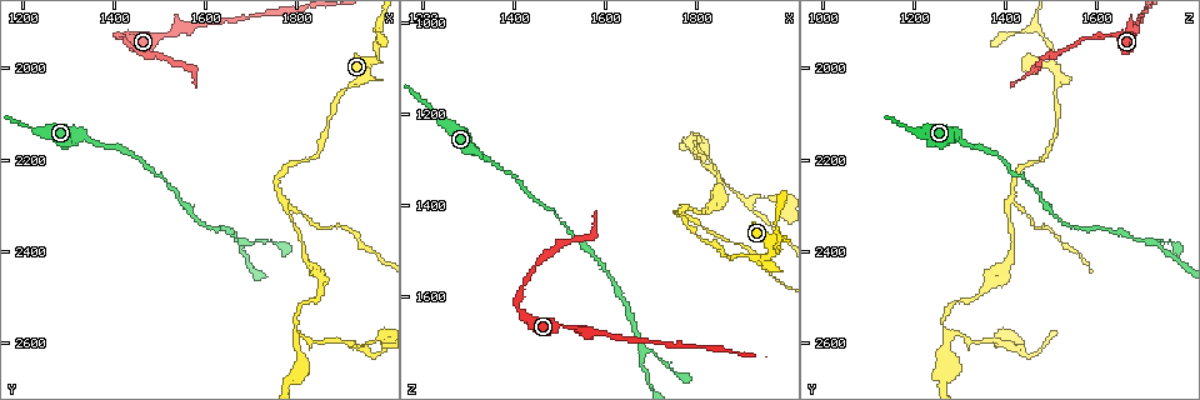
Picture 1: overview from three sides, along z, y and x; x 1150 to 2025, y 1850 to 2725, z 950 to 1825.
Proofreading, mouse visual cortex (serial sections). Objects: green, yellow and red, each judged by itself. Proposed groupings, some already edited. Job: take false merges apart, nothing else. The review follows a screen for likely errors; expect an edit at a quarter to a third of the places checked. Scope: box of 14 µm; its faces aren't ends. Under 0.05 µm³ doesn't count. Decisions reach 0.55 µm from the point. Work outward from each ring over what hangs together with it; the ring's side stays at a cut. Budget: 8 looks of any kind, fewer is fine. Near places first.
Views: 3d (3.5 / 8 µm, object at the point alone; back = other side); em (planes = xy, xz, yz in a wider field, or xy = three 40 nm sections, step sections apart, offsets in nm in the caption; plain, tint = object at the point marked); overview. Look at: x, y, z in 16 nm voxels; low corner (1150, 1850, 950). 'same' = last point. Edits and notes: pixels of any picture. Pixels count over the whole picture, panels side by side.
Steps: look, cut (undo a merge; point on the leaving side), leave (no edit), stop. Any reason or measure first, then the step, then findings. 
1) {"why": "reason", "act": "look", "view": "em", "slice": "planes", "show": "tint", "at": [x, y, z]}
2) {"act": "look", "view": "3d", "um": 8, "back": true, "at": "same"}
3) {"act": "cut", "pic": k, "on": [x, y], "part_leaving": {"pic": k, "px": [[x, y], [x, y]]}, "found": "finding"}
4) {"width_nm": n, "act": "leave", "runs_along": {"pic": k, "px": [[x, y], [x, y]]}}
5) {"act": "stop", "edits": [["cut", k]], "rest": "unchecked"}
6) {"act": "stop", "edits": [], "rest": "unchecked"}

{"why": "two arms in line, one across", "act": "look", "view": "3d", "um": 8, "at": [1975, 1965, 1500]}

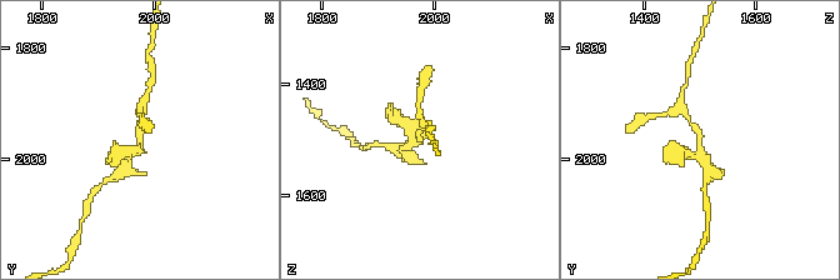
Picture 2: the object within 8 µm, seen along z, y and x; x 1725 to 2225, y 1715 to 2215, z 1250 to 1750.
{"why": "now the EM", "act": "look", "view": "em", "slice": "xy", "step": 2, "show": "tint", "at": [1980, 1975, 1500]}

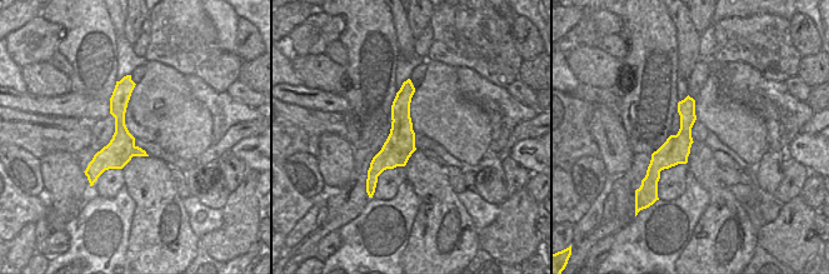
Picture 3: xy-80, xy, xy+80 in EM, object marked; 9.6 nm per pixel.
{"act": "leave", "runs_along": {"pic": 3, "px": [[128, 81], [120, 144], [95, 174]]}, "found": "one cell here"}

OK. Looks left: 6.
{"why": "branch point", "act": "look", "view": "3d", "um": 3.5, "at": [1680, 2380, 1710]}

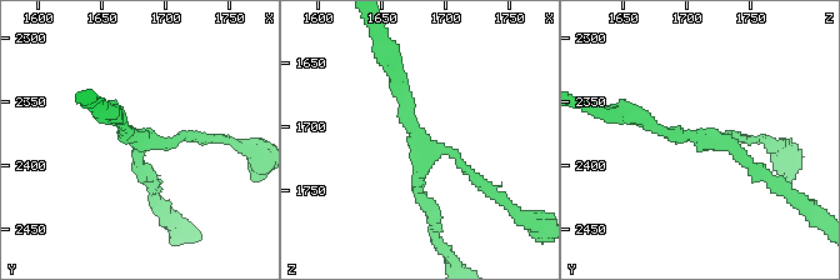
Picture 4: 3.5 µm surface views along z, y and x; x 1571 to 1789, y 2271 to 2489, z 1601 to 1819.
{"arms": 3, "arm_widths_nm": [100, 150, 200], "act": "look", "view": "em", "slice": "xy", "step": 2, "show": "tint", "at": [1678, 2380, 1710]}

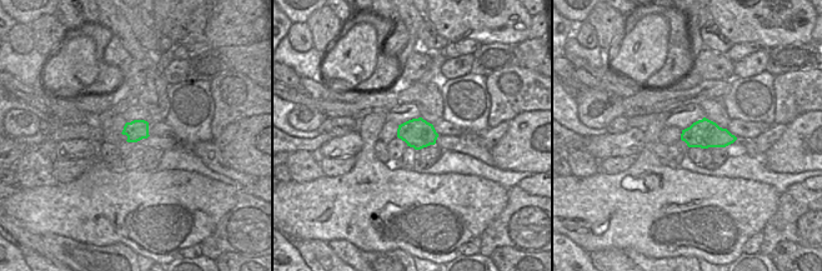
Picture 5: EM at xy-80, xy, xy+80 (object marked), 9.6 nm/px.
{"act": "leave", "runs_along": {"pic": 4, "px": [[630, 116], [726, 143], [769, 178]]}, "found": "continuous, no second cell"}

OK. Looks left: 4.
{"why": "three arms meet", "act": "look", "view": "3d", "um": 8, "at": [1770, 2285, 1405]}

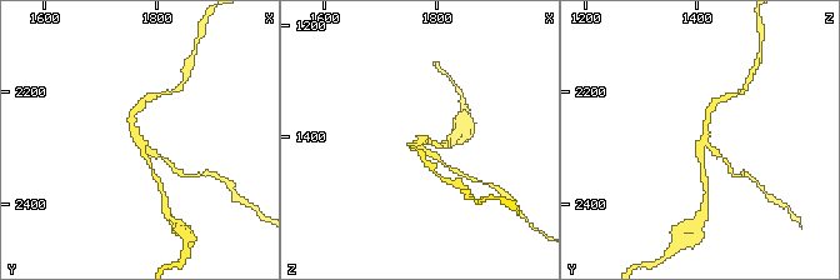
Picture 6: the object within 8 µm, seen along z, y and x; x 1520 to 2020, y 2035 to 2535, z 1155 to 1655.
{"arms": 3, "arm_widths_nm": [150, 150, 200], "act": "look", "view": "em", "slice": "planes", "show": "tint", "at": [1765, 2285, 1410]}

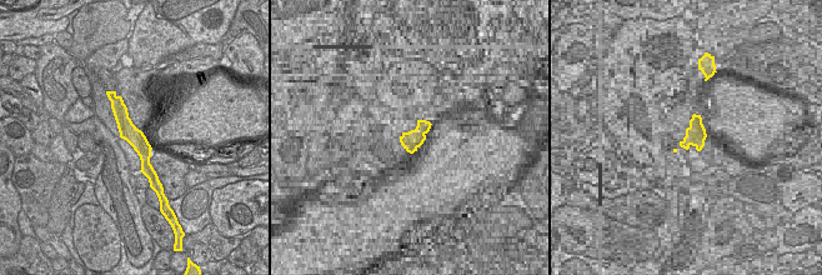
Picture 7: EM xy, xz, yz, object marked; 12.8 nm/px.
{"act": "cut", "pic": 6, "on": [156, 155], "border": {"pic": 7, "px": [[116, 96], [124, 139]]}, "found": "two cells meet here"}

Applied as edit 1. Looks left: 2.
{"act": "stop", "edits": [["cut", 6]], "rest": "unchecked"}

